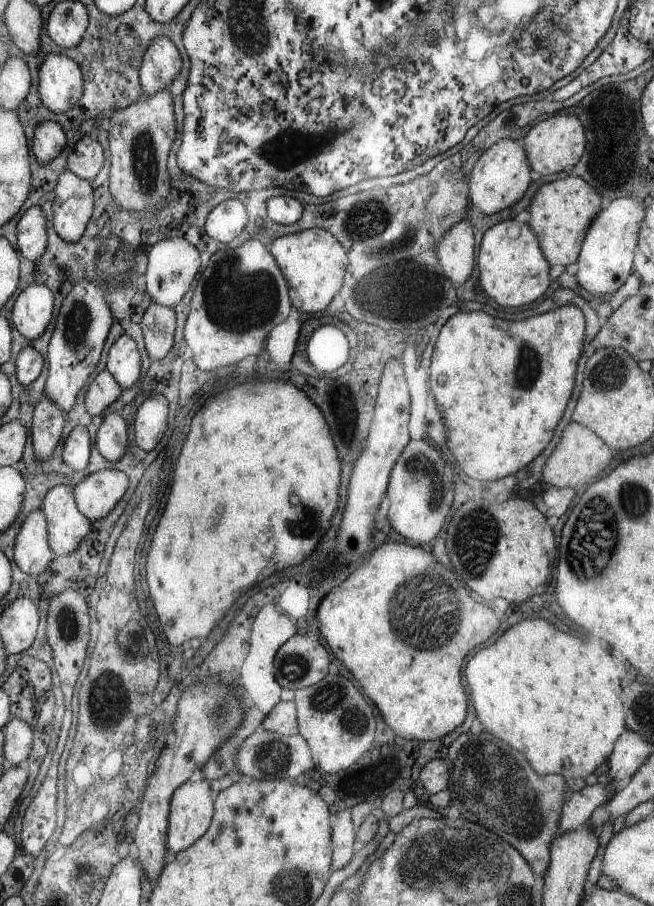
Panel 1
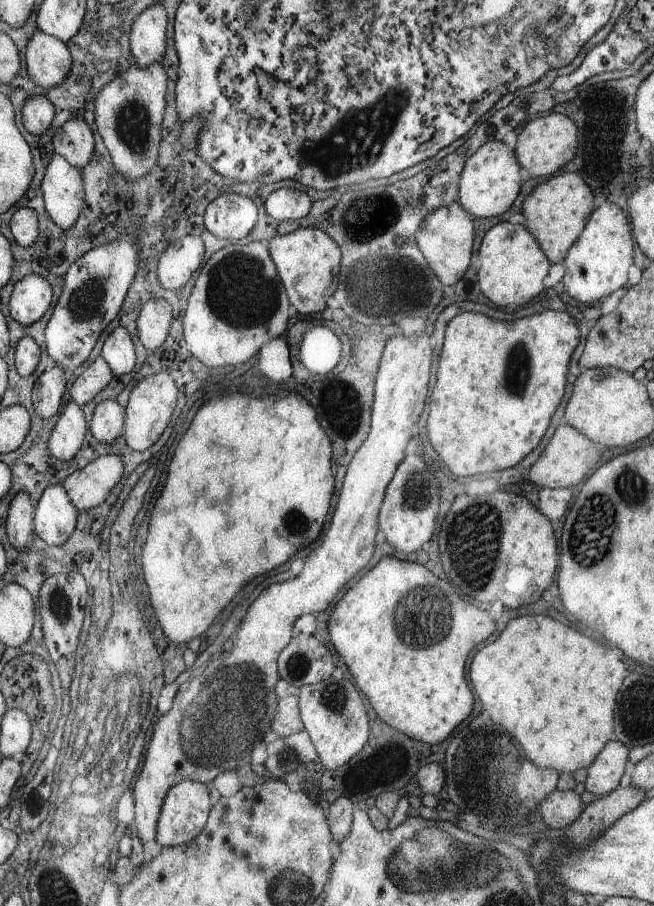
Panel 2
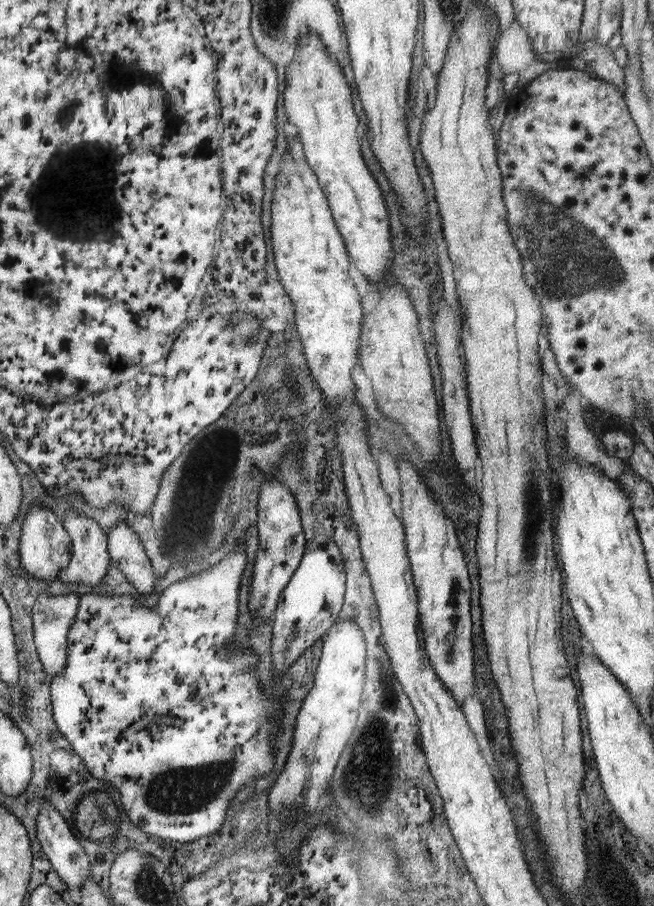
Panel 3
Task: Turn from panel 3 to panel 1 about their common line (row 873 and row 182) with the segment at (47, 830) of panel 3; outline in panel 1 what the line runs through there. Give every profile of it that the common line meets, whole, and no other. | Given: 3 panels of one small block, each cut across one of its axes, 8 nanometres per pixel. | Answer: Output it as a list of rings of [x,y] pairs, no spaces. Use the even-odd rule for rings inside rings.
[[[66,169],[60,174],[53,195],[53,220],[58,234],[66,242],[78,242],[94,212],[92,183]]]

